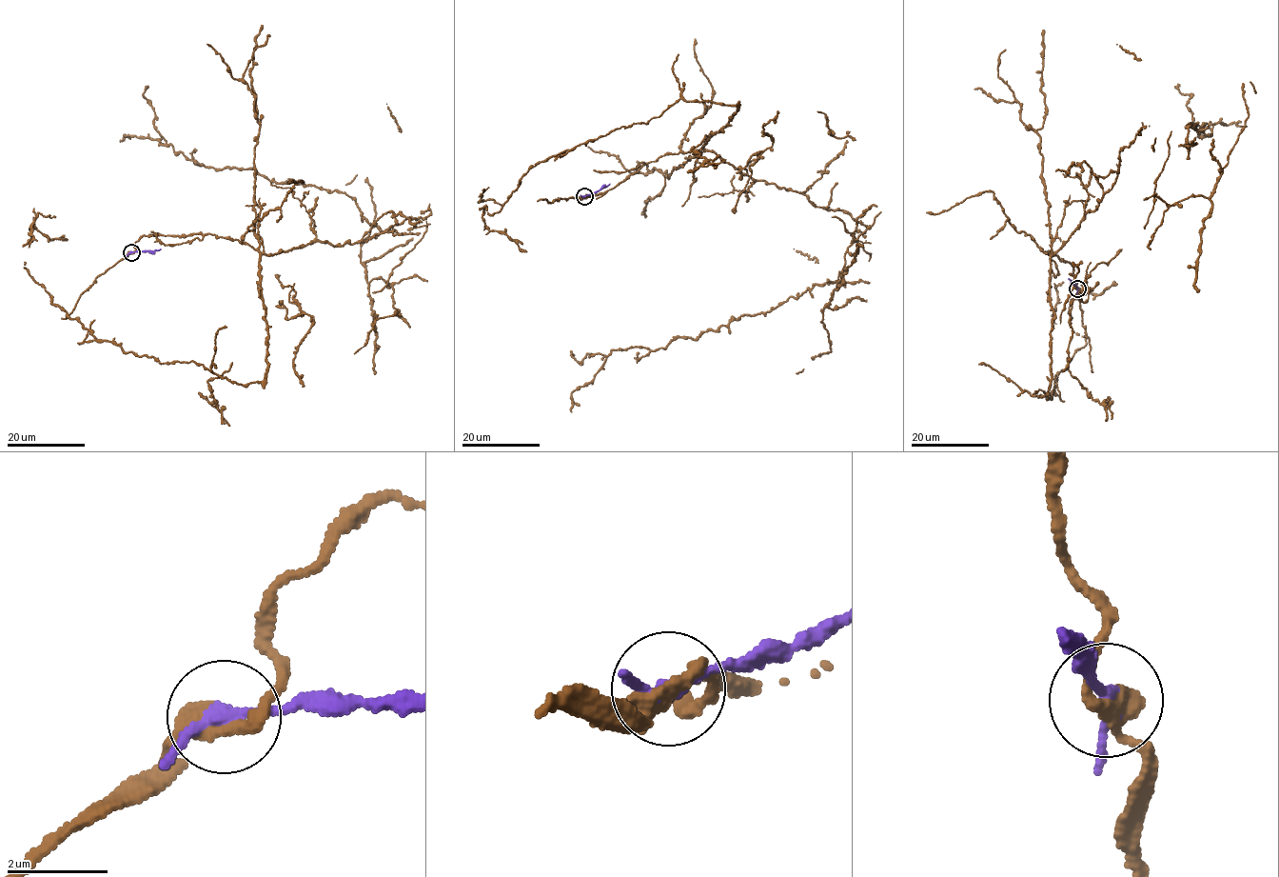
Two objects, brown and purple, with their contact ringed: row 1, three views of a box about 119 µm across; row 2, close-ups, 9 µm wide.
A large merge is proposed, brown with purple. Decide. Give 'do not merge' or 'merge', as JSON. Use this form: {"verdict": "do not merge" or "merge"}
{"verdict": "do not merge"}

